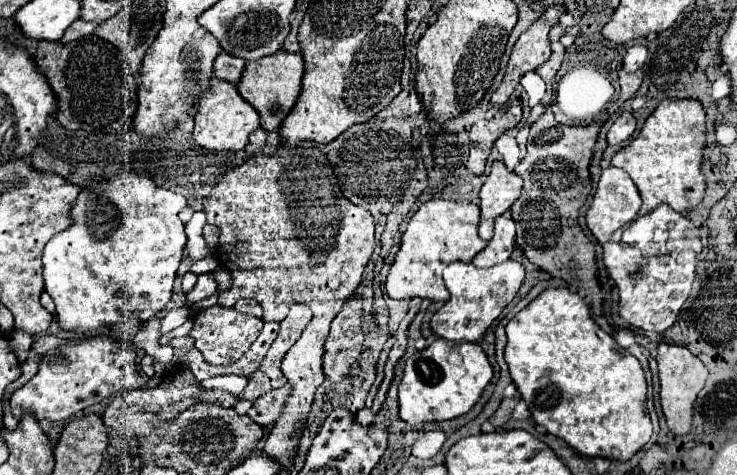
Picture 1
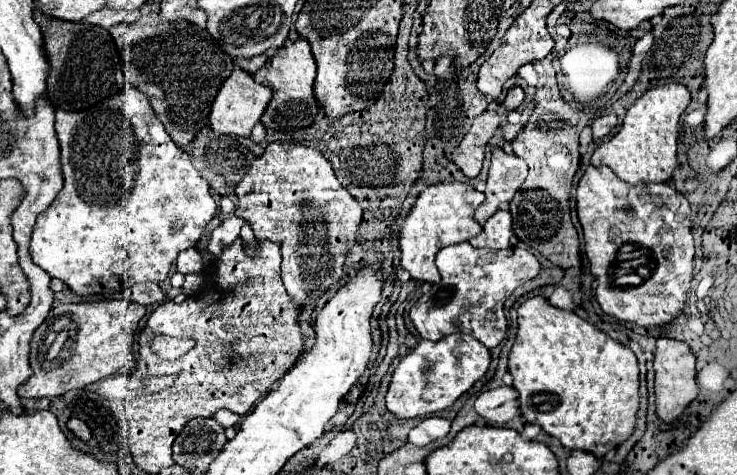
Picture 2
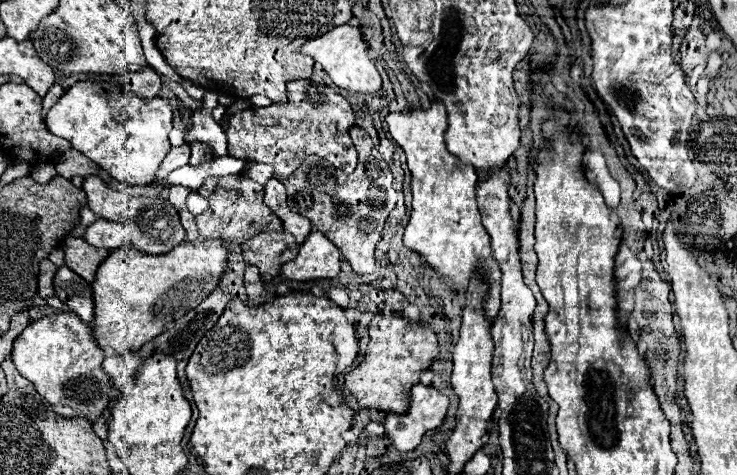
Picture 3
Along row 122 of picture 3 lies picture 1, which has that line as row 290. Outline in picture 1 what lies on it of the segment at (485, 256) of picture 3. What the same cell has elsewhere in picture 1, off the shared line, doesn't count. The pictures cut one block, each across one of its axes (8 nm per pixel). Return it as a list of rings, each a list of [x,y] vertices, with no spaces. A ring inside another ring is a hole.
[[[428,200],[410,218],[408,228],[402,236],[400,250],[386,278],[388,296],[394,300],[428,298],[434,302],[446,302],[450,298],[442,270],[450,262],[472,262],[472,258],[486,248],[486,242],[478,236],[480,208],[472,202],[452,200]]]

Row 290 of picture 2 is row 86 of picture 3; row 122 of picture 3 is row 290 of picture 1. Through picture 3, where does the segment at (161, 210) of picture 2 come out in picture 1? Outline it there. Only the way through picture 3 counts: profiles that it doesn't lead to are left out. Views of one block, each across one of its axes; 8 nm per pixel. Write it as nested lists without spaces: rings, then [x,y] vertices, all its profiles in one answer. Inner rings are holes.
[[[138,174],[120,176],[106,182],[96,180],[92,188],[82,188],[72,208],[74,224],[56,234],[46,244],[42,256],[46,292],[56,304],[56,318],[60,328],[66,332],[90,334],[104,326],[114,326],[116,316],[128,316],[131,319],[134,314],[144,323],[164,310],[170,302],[174,276],[187,242],[184,224],[178,218],[178,212],[184,206],[184,196],[166,188],[158,188],[150,178],[140,178]]]

